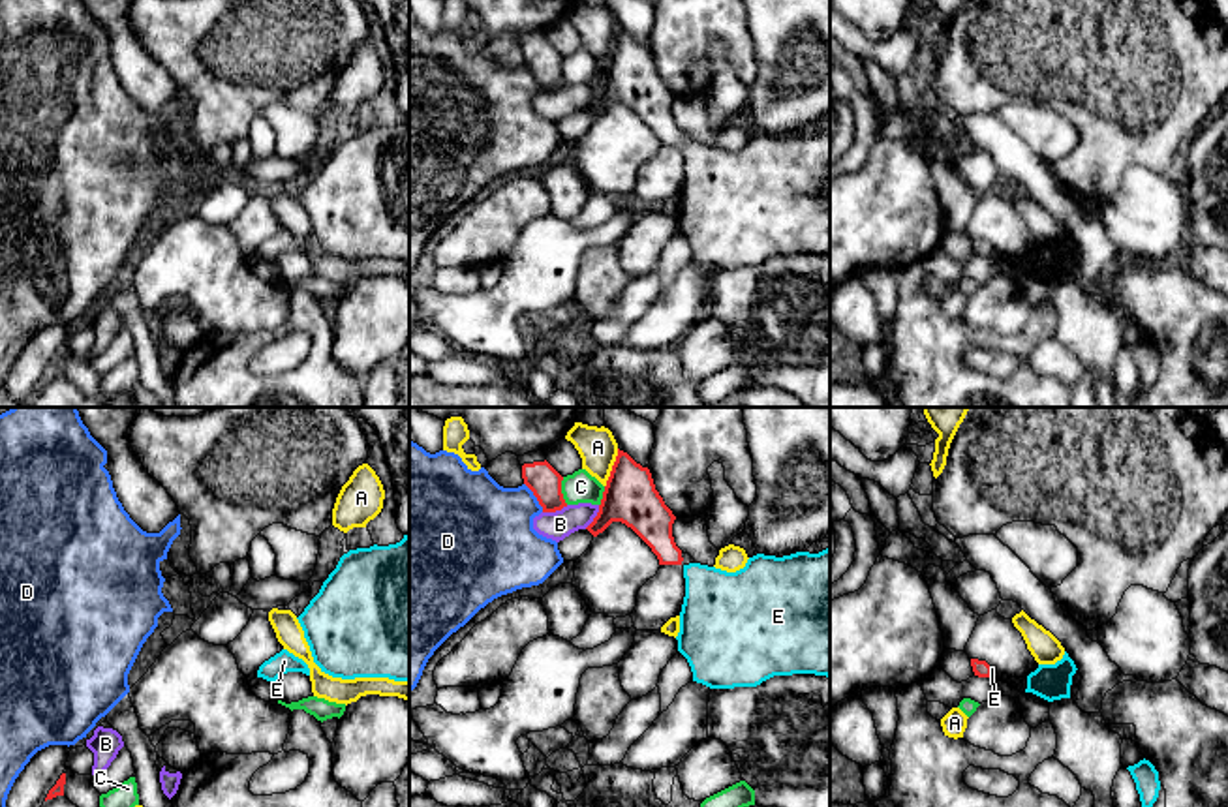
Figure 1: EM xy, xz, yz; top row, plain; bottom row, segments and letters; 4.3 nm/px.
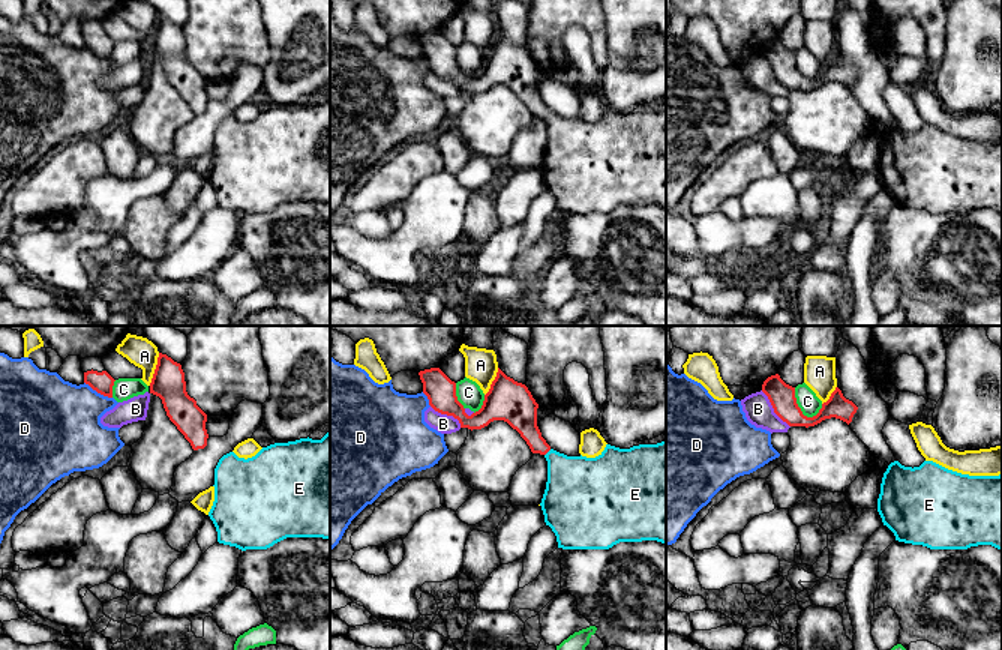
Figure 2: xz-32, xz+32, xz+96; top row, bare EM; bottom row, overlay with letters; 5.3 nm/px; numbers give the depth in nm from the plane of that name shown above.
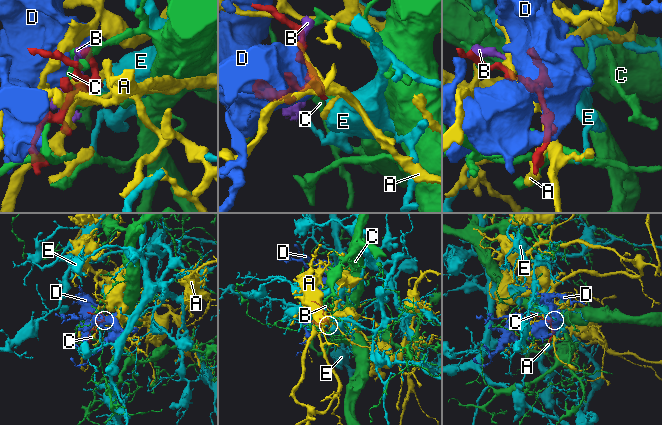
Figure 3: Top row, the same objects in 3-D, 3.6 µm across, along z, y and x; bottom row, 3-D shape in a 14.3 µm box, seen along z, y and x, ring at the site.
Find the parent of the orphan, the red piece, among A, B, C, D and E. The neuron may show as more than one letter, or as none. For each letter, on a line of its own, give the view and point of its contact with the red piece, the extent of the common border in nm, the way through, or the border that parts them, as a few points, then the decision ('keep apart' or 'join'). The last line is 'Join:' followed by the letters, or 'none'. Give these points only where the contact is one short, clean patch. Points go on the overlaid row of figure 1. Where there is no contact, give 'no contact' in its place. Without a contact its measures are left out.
A: xz (613, 468) | 180 nm | keep apart
B: xz (554, 511) | 120 nm | keep apart
C: xz (560, 490) | 120 nm | keep apart
D: xz (536, 496) | 150 nm | keep apart
E: yz (990, 672) | 30 nm | across yz (981, 669), (990, 672), (992, 669) | join
Join: E

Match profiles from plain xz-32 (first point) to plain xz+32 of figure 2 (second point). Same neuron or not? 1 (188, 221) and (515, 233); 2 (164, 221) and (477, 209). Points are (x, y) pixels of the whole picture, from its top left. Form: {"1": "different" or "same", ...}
{"1": "same", "2": "same"}

